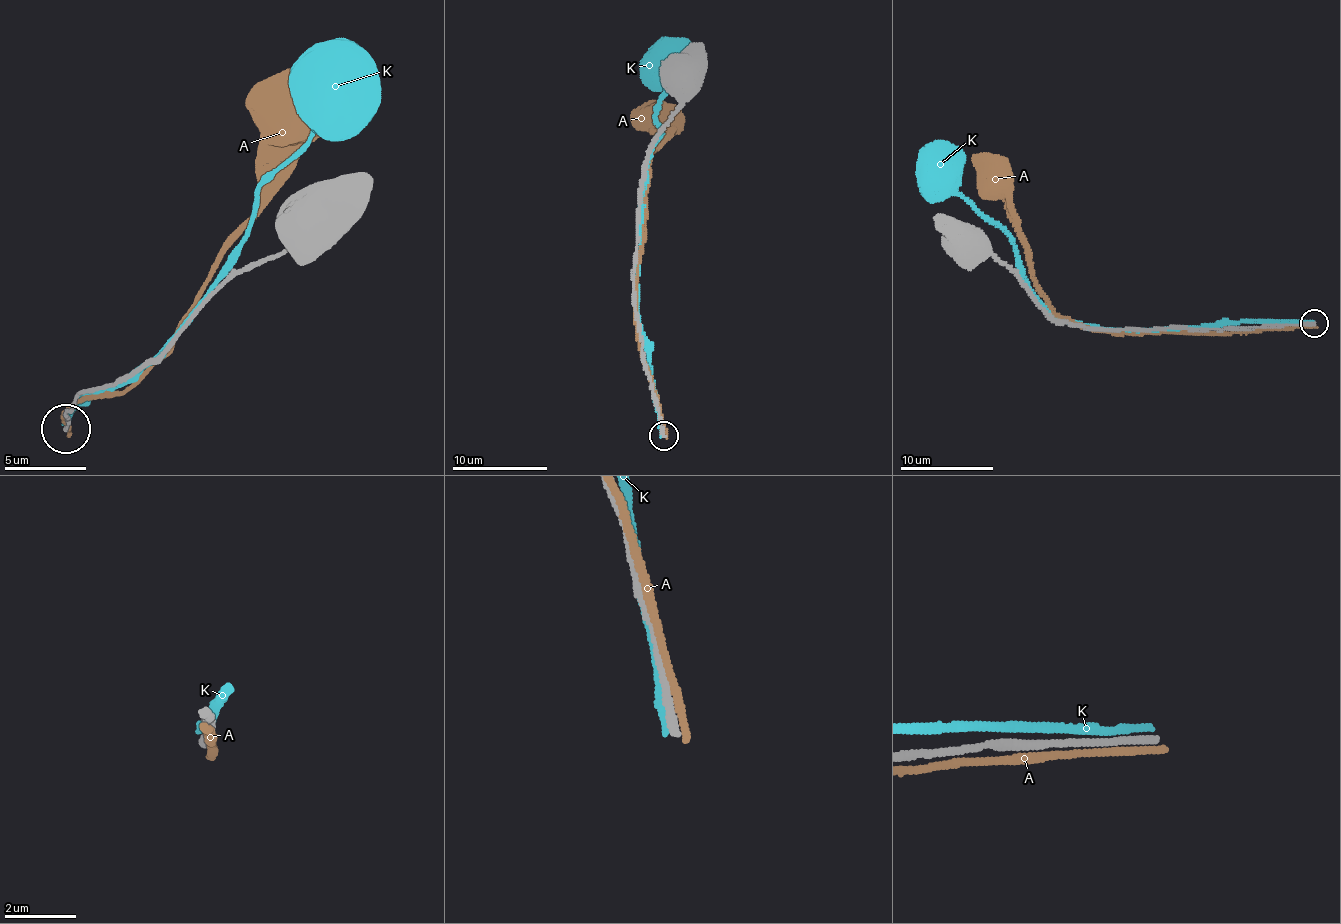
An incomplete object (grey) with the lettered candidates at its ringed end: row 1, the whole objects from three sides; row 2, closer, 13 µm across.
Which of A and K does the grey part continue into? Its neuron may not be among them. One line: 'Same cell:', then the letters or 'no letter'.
Same cell: no letter

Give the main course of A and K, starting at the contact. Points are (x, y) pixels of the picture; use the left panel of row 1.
A: (68, 432), (67, 411), (116, 394), (167, 356), (226, 238), (256, 210), (287, 147), (312, 124), (308, 102)
K: (65, 425), (88, 397), (78, 401), (155, 356), (209, 294), (246, 229), (260, 187), (304, 150), (336, 92)

